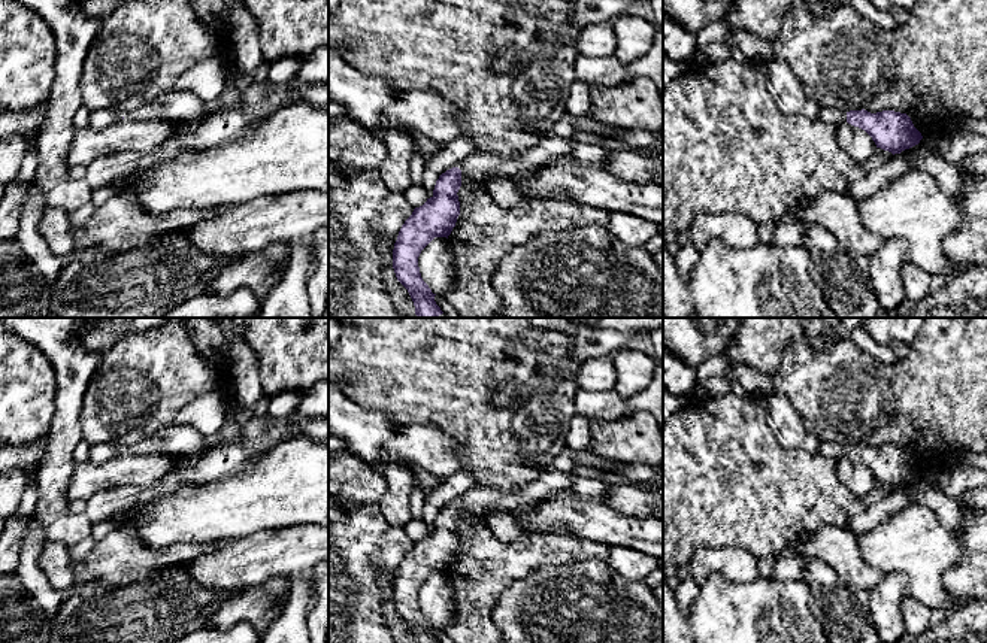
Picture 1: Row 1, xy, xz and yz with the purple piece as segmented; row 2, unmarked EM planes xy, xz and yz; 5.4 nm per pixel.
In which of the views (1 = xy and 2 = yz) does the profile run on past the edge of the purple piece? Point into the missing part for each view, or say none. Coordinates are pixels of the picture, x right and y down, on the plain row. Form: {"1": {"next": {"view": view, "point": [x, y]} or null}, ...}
{"1": {"next": {"view": "xy", "point": [178, 440]}}, "2": {"next": null}}

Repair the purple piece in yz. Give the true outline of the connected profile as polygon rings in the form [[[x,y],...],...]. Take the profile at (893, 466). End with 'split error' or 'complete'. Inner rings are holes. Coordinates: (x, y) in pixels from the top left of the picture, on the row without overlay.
[[[865,443],[847,446],[847,457],[865,464],[877,482],[900,488],[920,477],[921,467],[914,461],[906,448],[882,445],[871,448]]]; complete

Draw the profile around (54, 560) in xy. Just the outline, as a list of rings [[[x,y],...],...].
[[[46,540],[37,562],[54,589],[72,591],[72,556],[66,545]]]

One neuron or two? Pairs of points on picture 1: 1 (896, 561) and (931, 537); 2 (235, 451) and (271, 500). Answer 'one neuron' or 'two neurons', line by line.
1: one neuron
2: two neurons

